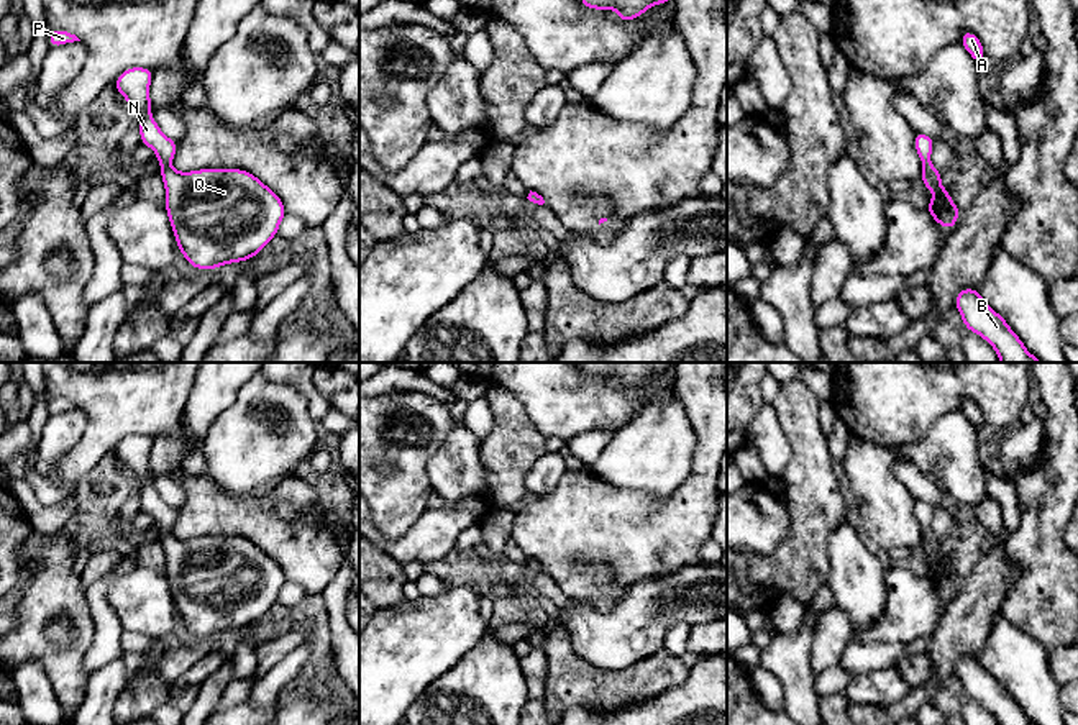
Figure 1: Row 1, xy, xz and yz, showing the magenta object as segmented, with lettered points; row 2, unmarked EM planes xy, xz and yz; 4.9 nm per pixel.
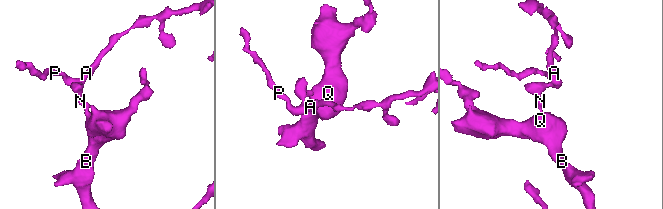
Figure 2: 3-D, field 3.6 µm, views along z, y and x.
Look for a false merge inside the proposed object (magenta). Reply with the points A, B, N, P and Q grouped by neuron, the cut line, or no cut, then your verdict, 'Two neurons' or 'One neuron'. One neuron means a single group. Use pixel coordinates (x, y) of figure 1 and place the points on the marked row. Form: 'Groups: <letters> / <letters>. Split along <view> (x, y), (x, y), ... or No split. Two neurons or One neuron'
Groups: A B N P Q. No split. One neuron

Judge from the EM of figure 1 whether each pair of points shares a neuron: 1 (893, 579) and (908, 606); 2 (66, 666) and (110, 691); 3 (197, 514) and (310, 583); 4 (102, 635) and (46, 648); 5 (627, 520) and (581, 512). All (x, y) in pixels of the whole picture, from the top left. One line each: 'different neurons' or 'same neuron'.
1: same neuron
2: different neurons
3: same neuron
4: different neurons
5: same neuron

